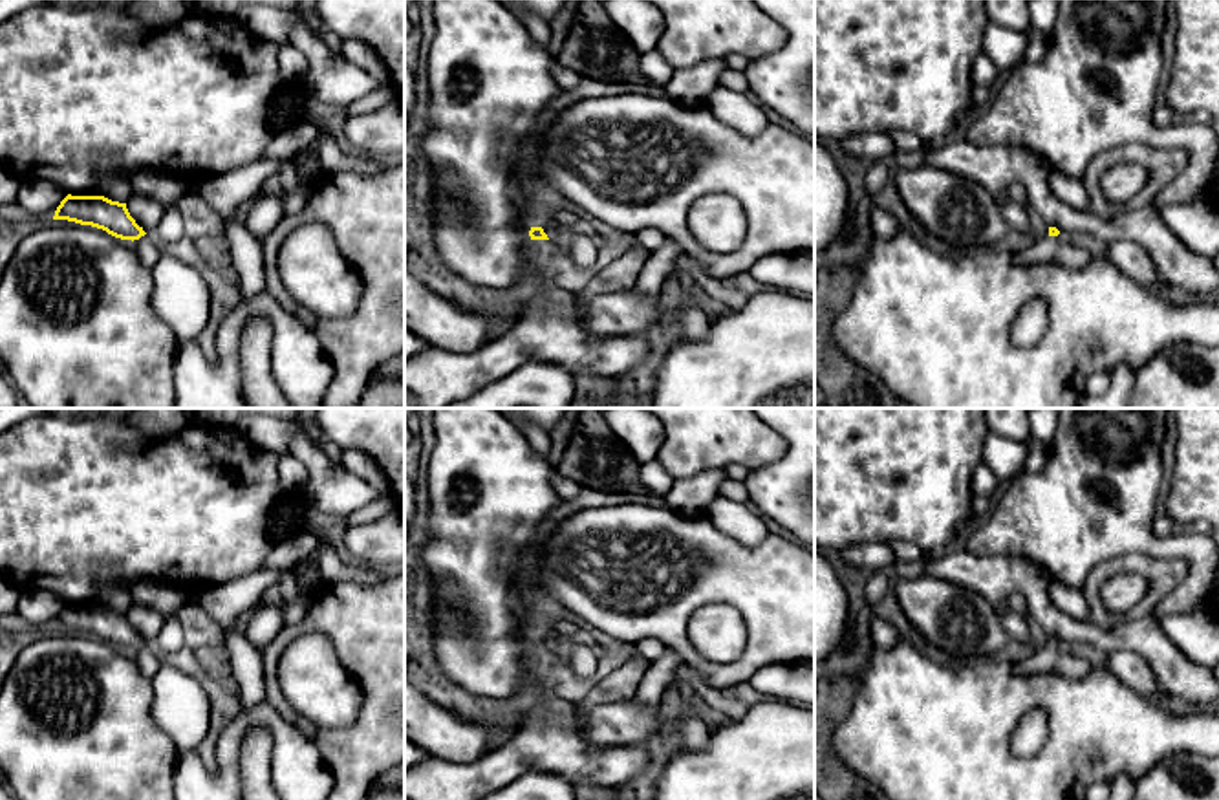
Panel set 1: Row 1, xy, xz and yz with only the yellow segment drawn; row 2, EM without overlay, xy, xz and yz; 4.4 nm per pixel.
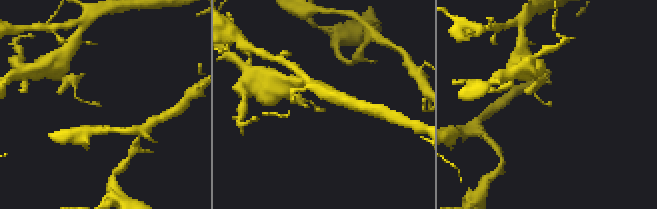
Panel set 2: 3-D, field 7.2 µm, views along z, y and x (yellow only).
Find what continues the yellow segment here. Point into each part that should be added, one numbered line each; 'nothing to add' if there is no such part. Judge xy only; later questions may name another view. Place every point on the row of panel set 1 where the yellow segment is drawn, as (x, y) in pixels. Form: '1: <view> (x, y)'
1: xy (147, 248)

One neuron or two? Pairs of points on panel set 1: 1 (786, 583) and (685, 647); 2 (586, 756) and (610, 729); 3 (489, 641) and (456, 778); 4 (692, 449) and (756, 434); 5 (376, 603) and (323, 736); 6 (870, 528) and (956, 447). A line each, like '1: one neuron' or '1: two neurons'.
1: one neuron
2: two neurons
3: two neurons
4: one neuron
5: one neuron
6: one neuron

